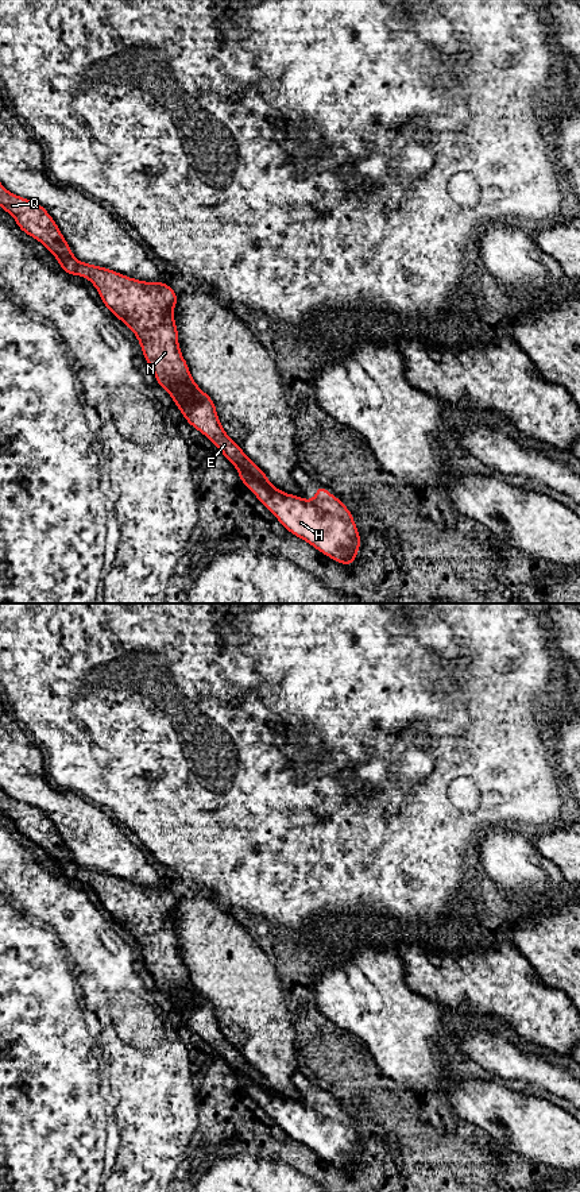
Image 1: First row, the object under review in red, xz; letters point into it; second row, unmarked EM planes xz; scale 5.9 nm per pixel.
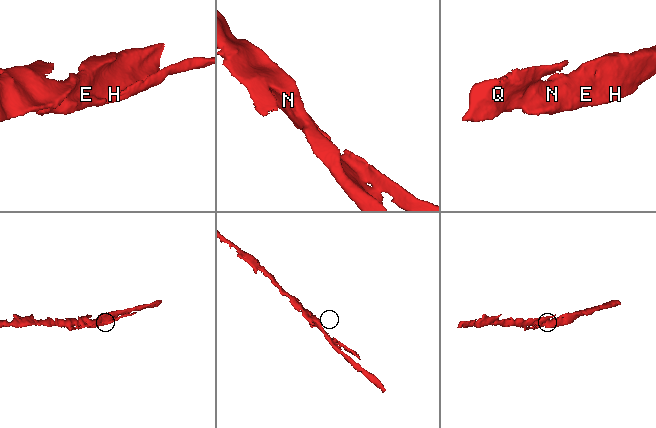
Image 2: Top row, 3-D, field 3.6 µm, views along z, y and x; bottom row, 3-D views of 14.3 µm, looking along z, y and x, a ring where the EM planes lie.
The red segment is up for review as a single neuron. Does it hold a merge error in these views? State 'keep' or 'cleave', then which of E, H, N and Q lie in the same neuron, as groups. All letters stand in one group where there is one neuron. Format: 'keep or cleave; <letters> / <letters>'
cleave; E N Q / H

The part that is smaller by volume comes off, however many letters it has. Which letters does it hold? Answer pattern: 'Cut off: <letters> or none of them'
Cut off: H

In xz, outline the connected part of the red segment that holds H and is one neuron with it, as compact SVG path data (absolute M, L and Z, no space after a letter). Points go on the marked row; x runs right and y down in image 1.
M237 467L237 472L240 481L290 533L340 564L353 564L363 541L352 513L325 486L317 486L316 498L306 501L277 487L270 489L241 467Z

